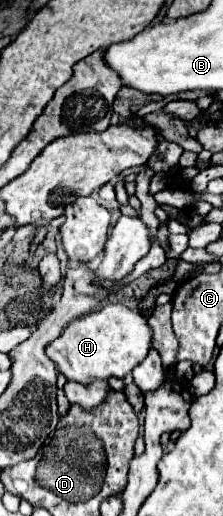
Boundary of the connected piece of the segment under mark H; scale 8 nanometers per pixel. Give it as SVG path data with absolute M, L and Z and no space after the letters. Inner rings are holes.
M109 303L99 311L71 321L63 333L51 341L51 345L47 345L45 353L51 357L51 361L55 361L57 373L61 373L67 381L89 385L97 379L123 379L147 357L149 341L151 329L139 311Z

